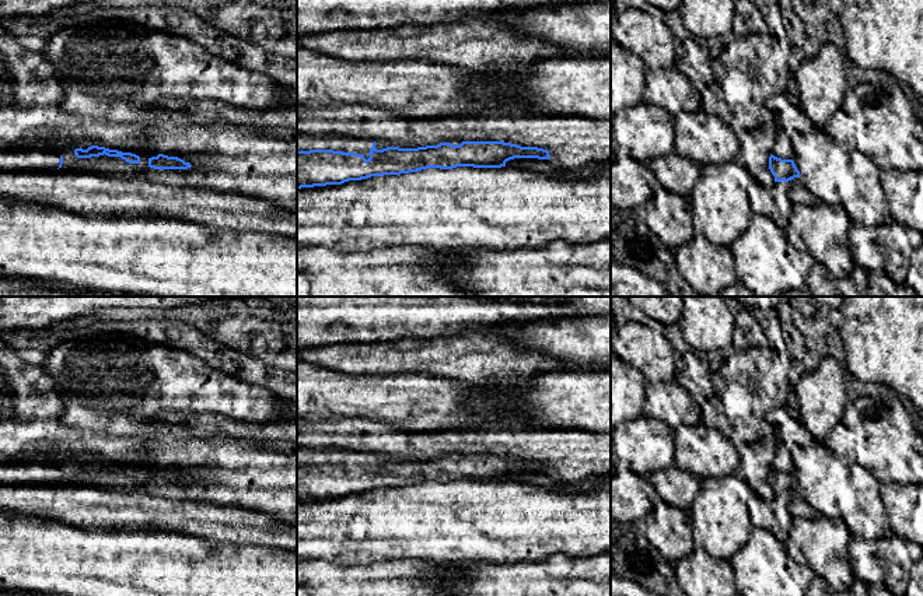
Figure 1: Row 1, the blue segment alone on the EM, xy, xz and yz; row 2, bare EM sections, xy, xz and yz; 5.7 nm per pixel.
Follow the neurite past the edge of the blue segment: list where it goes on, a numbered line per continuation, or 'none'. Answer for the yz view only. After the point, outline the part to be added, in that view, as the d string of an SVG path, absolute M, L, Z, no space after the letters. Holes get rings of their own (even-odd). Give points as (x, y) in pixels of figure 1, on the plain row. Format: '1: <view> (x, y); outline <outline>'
1: yz (799, 507); outline M801 490L794 491L789 497L789 511L793 518L814 518L817 512L805 501Z

